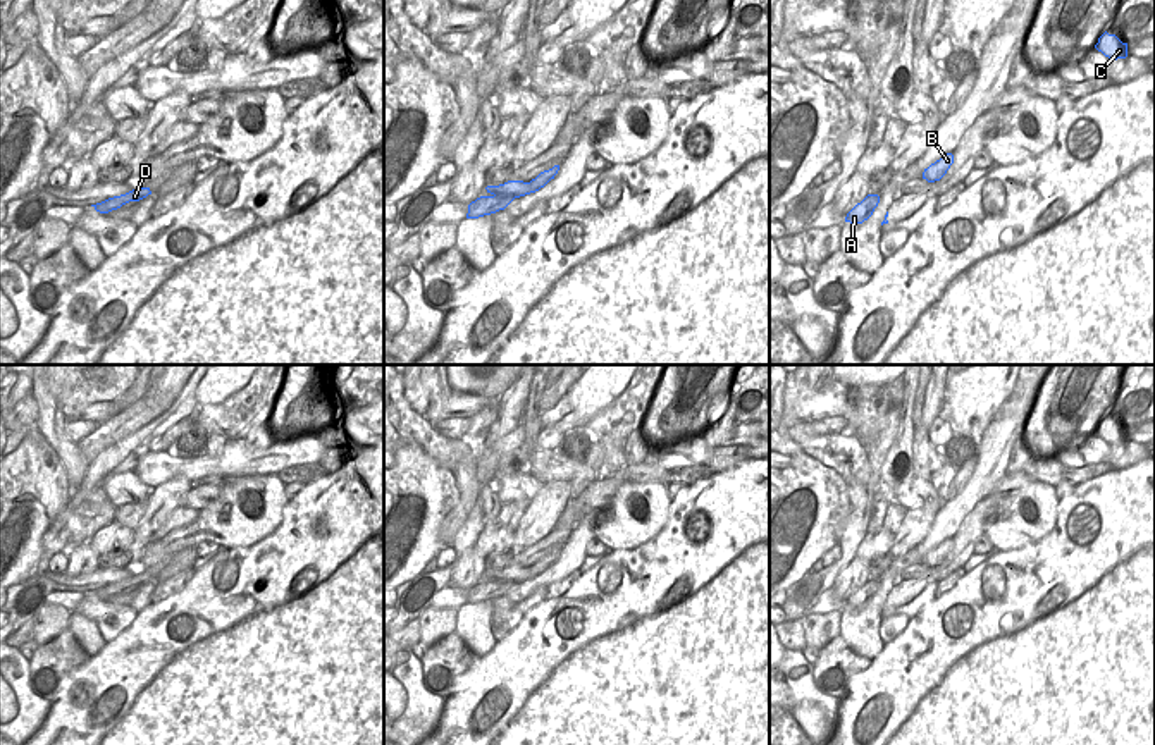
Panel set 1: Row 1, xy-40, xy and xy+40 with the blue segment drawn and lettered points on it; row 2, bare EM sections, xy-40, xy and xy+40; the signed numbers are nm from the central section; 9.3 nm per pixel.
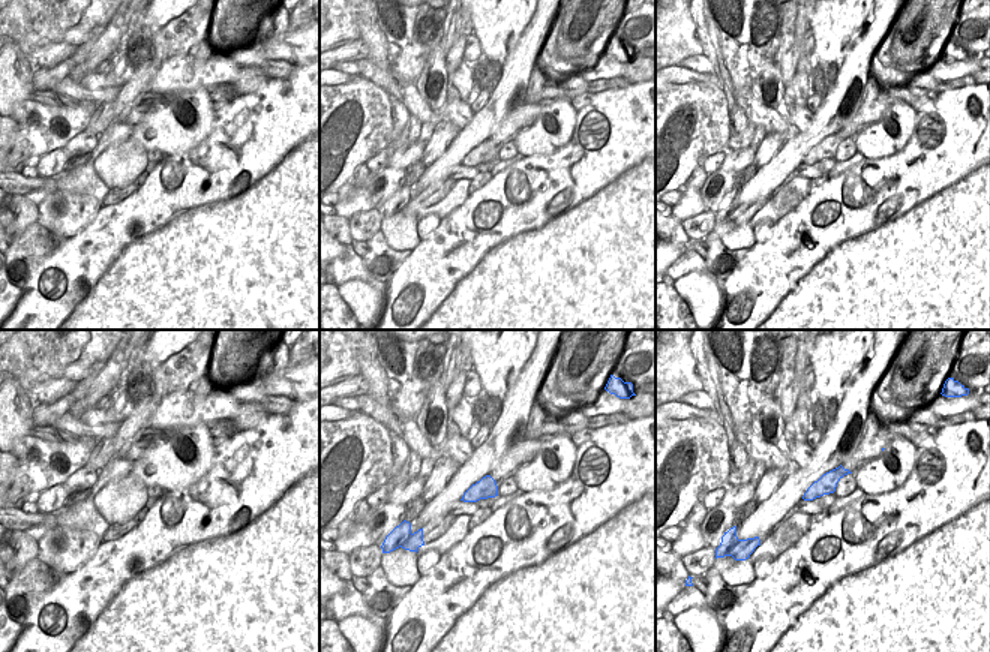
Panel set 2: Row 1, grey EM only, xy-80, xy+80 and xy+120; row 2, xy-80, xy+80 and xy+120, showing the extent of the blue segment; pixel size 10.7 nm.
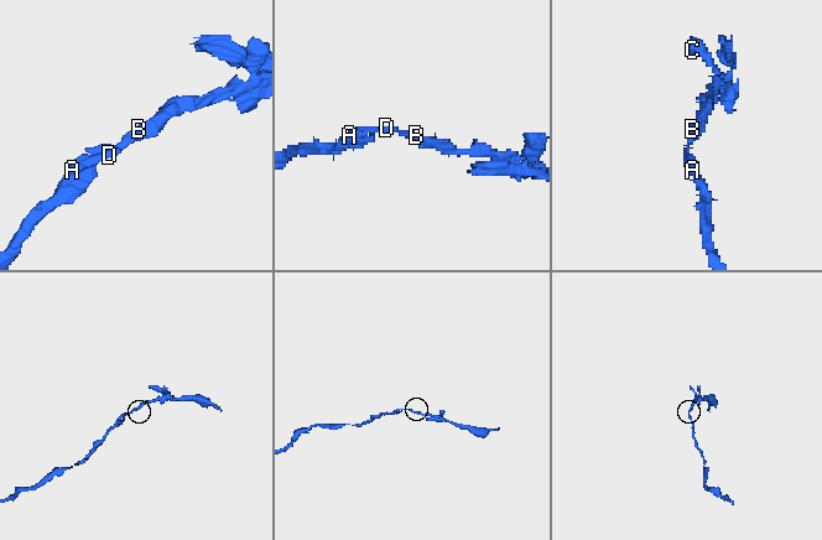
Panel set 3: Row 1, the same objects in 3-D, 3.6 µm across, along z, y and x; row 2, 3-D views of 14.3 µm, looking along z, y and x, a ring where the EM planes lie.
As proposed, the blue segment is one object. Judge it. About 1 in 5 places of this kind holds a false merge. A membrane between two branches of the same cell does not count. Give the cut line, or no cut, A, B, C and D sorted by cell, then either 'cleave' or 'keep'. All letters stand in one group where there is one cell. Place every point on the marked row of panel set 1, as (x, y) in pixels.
no cut | A B C D | keep

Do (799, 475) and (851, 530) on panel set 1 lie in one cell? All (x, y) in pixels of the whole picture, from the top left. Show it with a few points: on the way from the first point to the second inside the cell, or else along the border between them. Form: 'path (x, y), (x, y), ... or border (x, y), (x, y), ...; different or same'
border (844, 527), (837, 544); different

